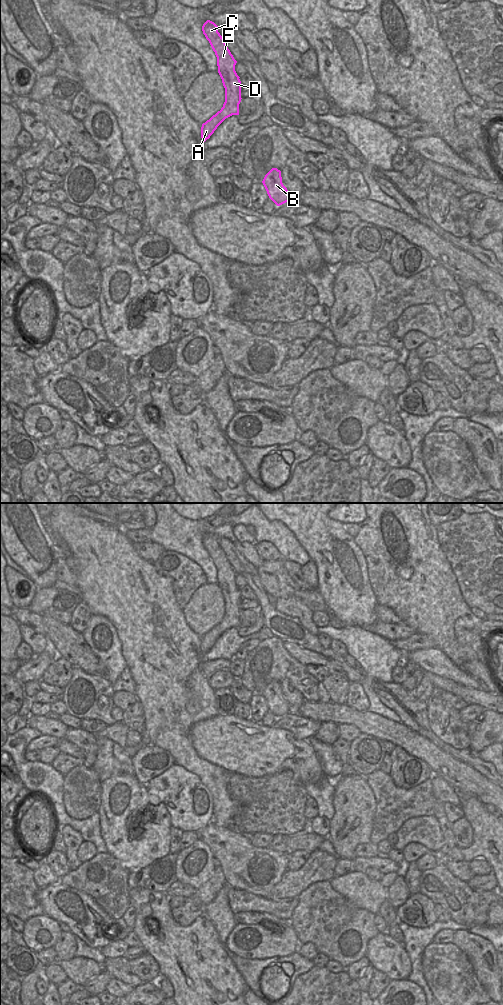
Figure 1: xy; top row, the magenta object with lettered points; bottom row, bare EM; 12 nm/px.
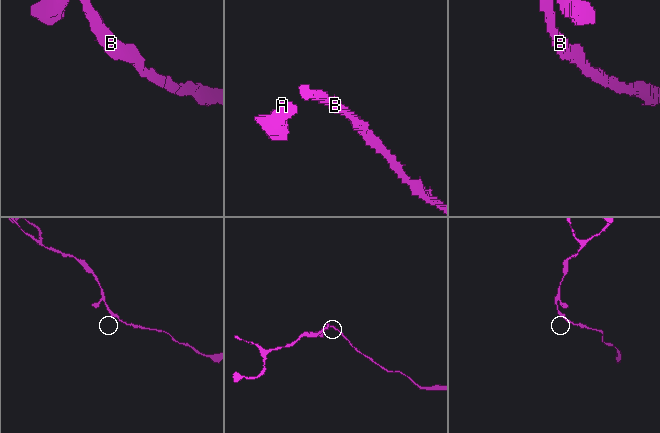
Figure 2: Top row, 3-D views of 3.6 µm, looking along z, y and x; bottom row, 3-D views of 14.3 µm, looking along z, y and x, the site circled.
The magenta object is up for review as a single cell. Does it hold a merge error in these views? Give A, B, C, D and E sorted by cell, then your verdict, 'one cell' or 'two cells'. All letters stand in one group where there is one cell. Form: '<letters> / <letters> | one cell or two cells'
A B C D E | one cell

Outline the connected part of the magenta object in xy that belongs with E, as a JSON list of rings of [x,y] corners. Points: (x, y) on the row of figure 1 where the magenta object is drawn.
[[[207,20],[202,26],[202,31],[215,52],[218,73],[225,88],[225,102],[223,107],[202,124],[201,138],[205,142],[226,118],[232,115],[239,115],[242,85],[240,77],[235,71],[237,61],[218,32],[218,26],[214,22]]]

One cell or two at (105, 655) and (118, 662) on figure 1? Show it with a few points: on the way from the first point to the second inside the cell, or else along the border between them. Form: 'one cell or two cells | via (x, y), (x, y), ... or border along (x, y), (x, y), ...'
one cell | via (108, 655), (115, 660)

